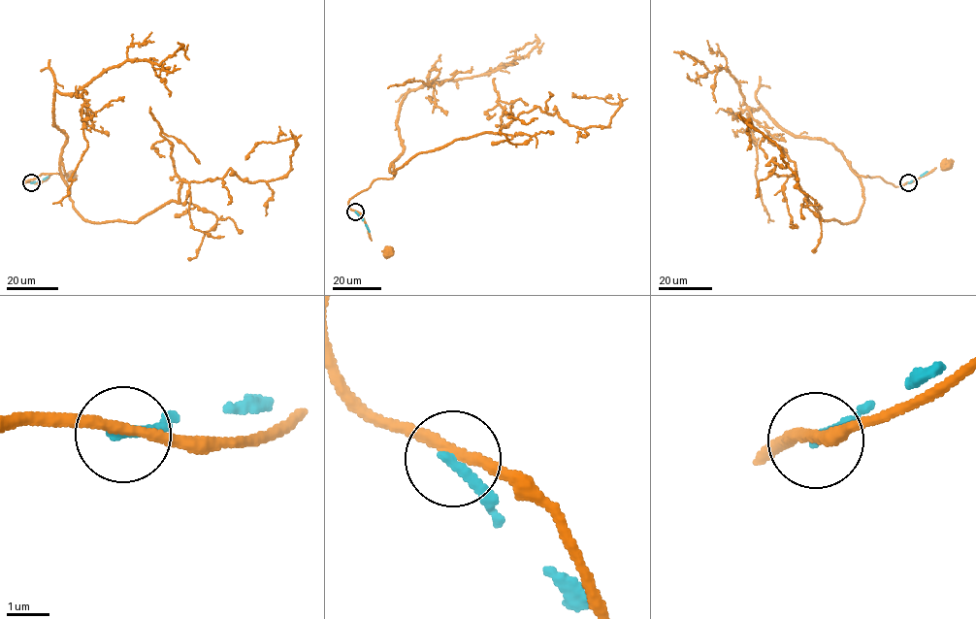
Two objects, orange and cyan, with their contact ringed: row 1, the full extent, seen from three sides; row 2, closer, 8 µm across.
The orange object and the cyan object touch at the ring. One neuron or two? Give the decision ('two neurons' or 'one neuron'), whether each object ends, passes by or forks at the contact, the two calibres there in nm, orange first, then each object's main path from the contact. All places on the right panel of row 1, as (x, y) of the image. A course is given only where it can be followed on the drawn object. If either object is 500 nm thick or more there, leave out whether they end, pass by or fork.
two neurons; orange passes by; cyan ends there; 240 nm thick on the orange side, 260 nm on the other; orange runs (908, 183), (936, 168), (946, 166), (946, 162), (946, 165); cyan runs (909, 183), (927, 171)

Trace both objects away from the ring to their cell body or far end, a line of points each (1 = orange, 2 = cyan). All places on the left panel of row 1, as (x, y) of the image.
1: (31, 182), (38, 183), (51, 175), (71, 174), (71, 177)
2: (31, 182), (48, 177)

